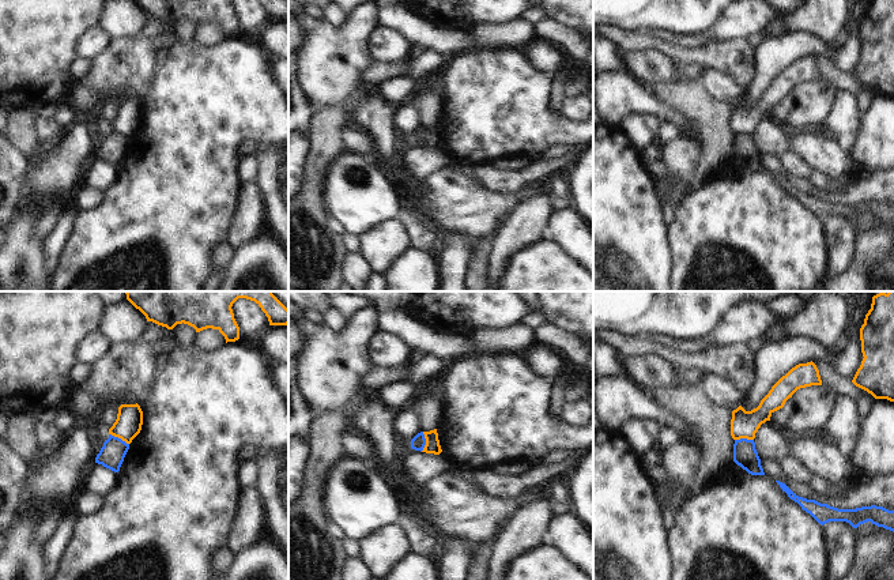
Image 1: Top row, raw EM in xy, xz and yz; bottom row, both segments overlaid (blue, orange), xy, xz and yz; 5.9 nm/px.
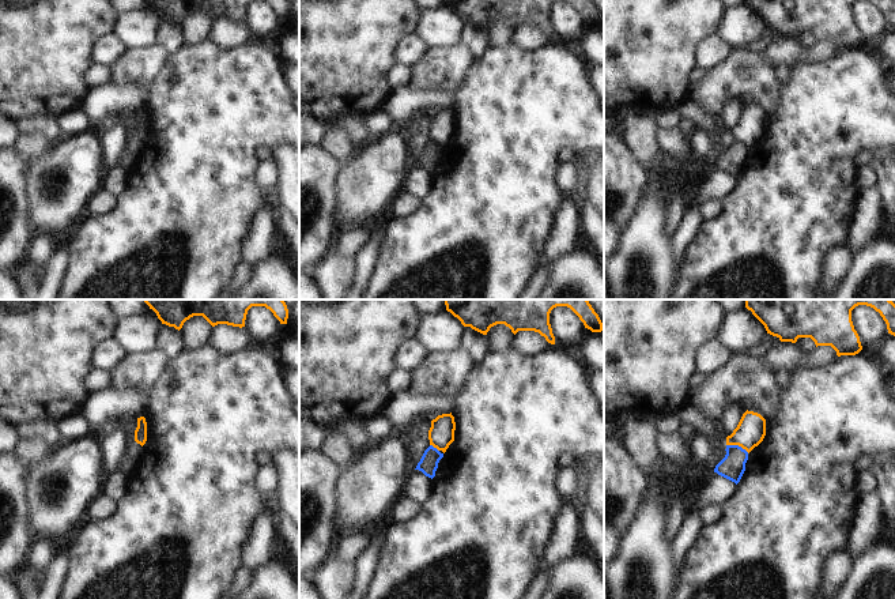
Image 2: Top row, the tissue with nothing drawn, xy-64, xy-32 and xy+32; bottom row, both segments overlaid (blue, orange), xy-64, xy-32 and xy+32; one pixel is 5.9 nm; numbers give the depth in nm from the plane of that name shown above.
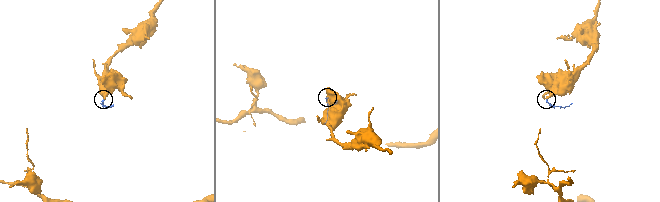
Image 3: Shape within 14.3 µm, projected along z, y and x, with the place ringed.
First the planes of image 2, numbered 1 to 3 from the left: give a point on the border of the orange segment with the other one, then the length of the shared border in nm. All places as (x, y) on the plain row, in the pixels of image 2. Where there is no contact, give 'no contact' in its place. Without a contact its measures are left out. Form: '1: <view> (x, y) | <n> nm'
1: no contact
2: xy-32 (433, 142) | 70 nm
3: xy+32 (737, 140) | 140 nm

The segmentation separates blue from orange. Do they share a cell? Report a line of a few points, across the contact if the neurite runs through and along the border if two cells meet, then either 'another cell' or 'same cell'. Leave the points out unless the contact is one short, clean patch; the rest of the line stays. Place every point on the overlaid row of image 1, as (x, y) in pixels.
line xz (423, 432), (425, 447), (421, 451); another cell

